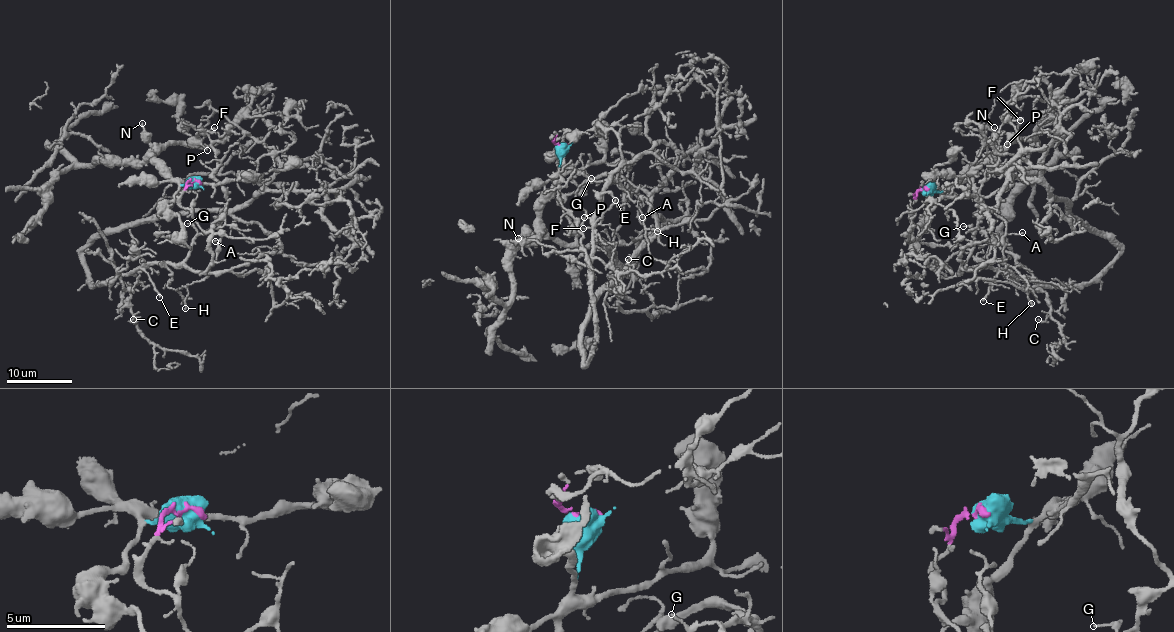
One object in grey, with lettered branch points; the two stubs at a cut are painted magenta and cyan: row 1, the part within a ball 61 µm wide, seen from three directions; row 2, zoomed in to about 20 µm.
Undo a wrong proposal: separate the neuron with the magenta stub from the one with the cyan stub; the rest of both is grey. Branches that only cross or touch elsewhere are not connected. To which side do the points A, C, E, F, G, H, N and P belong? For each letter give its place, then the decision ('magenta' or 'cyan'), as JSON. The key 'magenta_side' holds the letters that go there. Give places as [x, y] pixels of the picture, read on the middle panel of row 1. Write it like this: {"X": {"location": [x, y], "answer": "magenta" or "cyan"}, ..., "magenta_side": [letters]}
{"A": {"location": [642, 217], "answer": "magenta"}, "C": {"location": [628, 259], "answer": "magenta"}, "E": {"location": [615, 200], "answer": "magenta"}, "F": {"location": [583, 228], "answer": "cyan"}, "G": {"location": [591, 178], "answer": "magenta"}, "H": {"location": [657, 231], "answer": "magenta"}, "N": {"location": [518, 238], "answer": "cyan"}, "P": {"location": [584, 217], "answer": "cyan"}, "magenta_side": ["A", "C", "E", "G", "H"]}

